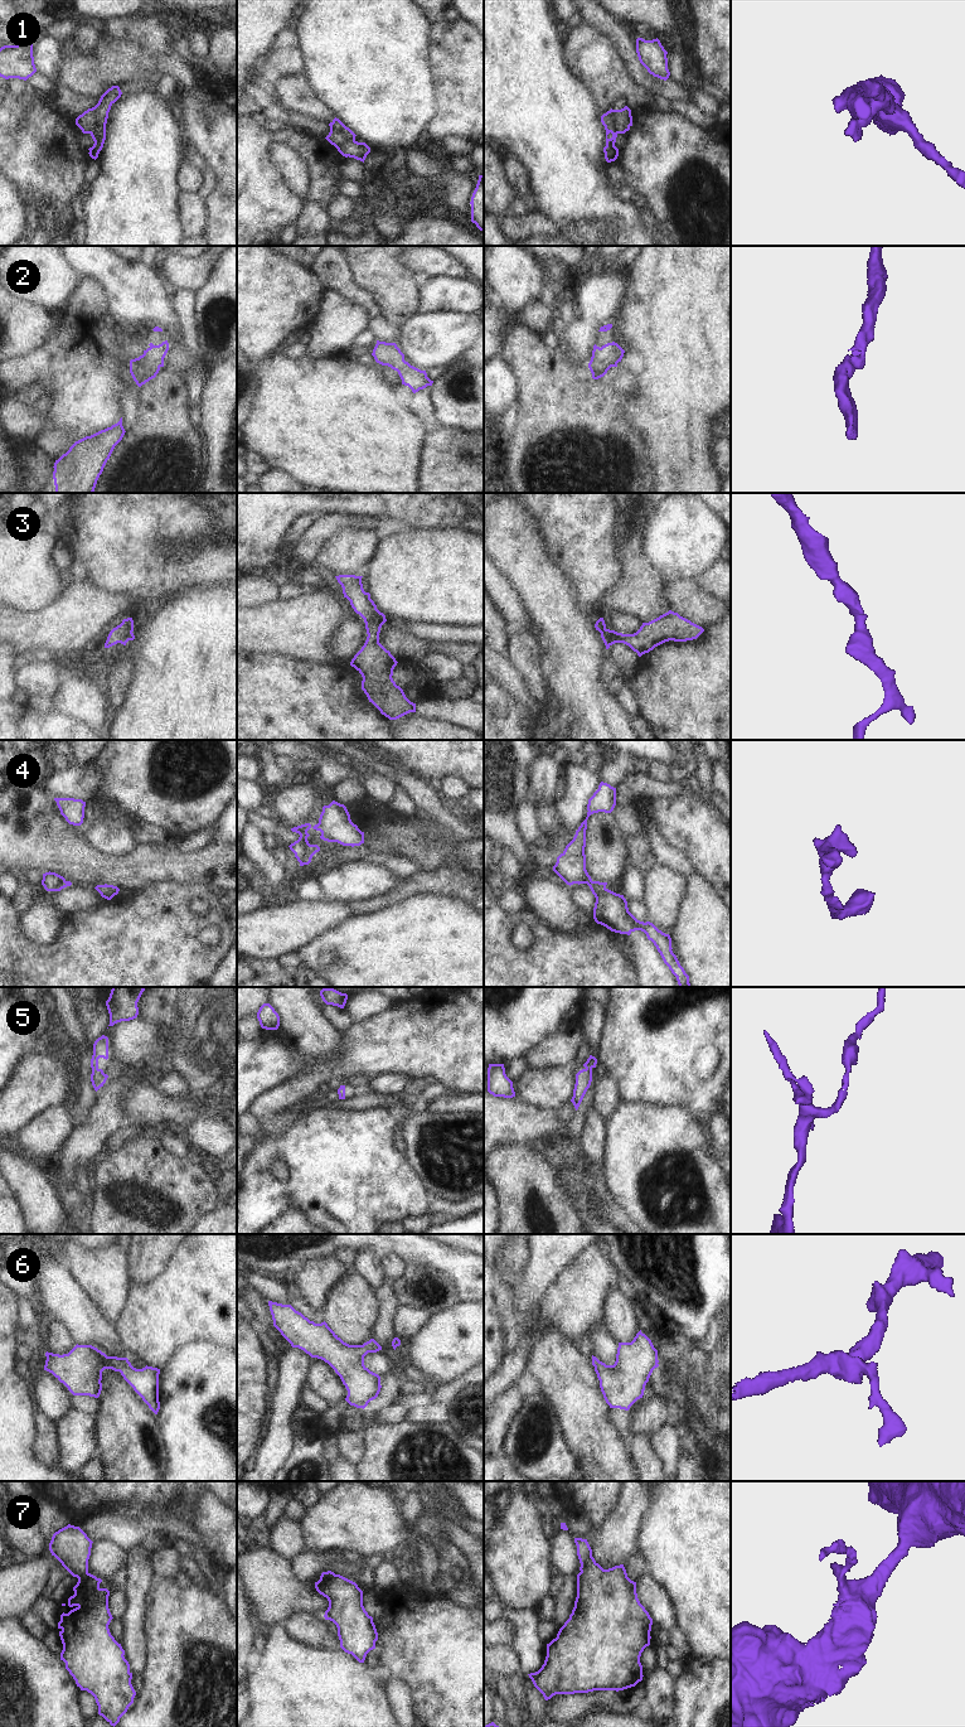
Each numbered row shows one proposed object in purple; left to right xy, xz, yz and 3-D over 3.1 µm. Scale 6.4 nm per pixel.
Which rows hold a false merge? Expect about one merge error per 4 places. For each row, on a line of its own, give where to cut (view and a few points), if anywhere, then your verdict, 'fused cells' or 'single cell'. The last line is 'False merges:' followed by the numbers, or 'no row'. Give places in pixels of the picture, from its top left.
1: no cut | single cell
2: no cut | single cell
3: no cut | single cell
4: no cut | single cell
5: no cut | single cell
6: no cut | single cell
7: yz (591, 1554), (581, 1571) | fused cells
False merges: 7

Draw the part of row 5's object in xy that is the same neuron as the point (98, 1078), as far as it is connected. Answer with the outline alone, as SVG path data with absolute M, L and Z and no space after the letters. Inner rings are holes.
M102 1035L98 1037L94 1044L93 1044L93 1055L91 1059L91 1068L92 1068L92 1074L91 1074L91 1082L97 1092L103 1084L106 1083L108 1075L103 1073L102 1069L98 1068L98 1059L108 1059L108 1037Z

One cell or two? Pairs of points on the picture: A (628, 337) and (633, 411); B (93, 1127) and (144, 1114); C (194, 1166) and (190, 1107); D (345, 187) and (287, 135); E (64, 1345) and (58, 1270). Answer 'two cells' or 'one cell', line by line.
A: one cell
B: two cells
C: two cells
D: two cells
E: two cells

